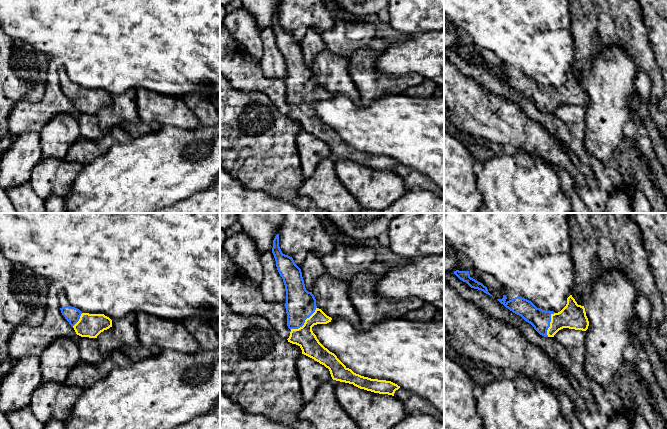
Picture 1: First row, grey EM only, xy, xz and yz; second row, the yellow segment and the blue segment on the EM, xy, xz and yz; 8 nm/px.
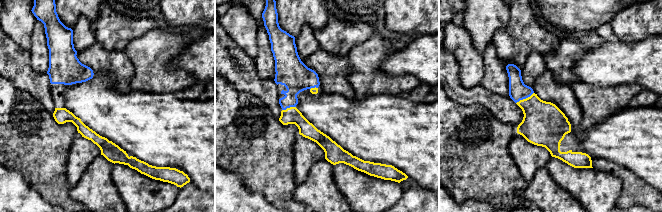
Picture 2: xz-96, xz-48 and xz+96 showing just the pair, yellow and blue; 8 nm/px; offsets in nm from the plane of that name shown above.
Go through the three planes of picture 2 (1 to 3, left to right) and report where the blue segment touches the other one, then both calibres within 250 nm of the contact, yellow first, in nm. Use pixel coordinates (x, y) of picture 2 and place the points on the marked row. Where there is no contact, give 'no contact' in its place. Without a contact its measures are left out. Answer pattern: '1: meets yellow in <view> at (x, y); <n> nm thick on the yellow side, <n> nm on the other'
1: no contact
2: meets yellow in xz-48 at (288, 108); 140 nm thick on the yellow side, 220 nm on the other
3: meets yellow in xz+96 at (524, 99); 340 nm thick on the yellow side, 150 nm on the other

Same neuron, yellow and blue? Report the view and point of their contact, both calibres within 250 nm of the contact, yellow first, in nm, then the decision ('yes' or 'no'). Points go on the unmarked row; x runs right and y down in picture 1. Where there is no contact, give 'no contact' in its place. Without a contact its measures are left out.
meets yellow in xz at (305, 98); 160 nm thick on the yellow side, 240 nm on the other; yes

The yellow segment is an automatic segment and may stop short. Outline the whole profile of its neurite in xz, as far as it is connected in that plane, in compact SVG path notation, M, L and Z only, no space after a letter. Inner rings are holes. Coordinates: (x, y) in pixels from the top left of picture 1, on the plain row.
M279 10L273 16L272 29L286 66L284 82L287 102L291 106L288 118L298 121L302 130L328 144L333 156L353 160L374 169L394 172L400 162L391 157L371 155L354 149L319 118L312 103L327 100L332 94L316 82L316 75L312 68L306 66L301 45L293 34L282 29L279 23Z

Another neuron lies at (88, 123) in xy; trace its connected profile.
M82 113L78 117L80 137L95 141L104 136L102 133L96 114Z

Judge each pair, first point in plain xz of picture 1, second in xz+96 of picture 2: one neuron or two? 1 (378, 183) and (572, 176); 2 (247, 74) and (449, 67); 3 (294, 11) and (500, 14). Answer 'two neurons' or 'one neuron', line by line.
1: one neuron
2: one neuron
3: two neurons

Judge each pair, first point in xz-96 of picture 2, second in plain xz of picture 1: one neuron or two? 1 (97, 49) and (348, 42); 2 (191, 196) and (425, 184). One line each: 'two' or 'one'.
1: two
2: two

